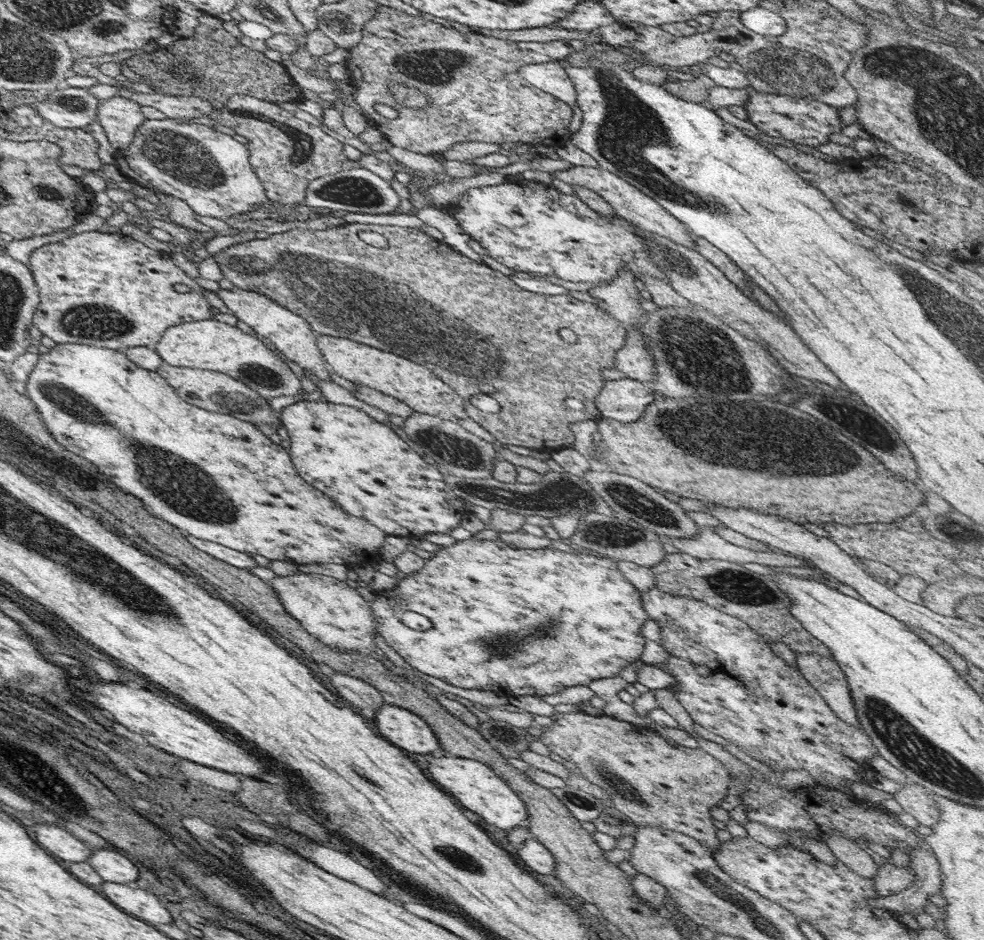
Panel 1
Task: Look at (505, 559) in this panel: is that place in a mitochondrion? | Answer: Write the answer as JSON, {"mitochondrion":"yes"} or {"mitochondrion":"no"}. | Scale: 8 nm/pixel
{"mitochondrion":"no"}

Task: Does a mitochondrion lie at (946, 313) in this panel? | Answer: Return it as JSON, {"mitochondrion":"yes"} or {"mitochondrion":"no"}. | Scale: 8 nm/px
{"mitochondrion":"yes"}

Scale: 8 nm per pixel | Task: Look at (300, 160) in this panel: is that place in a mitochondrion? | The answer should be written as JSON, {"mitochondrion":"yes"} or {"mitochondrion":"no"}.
{"mitochondrion":"yes"}

